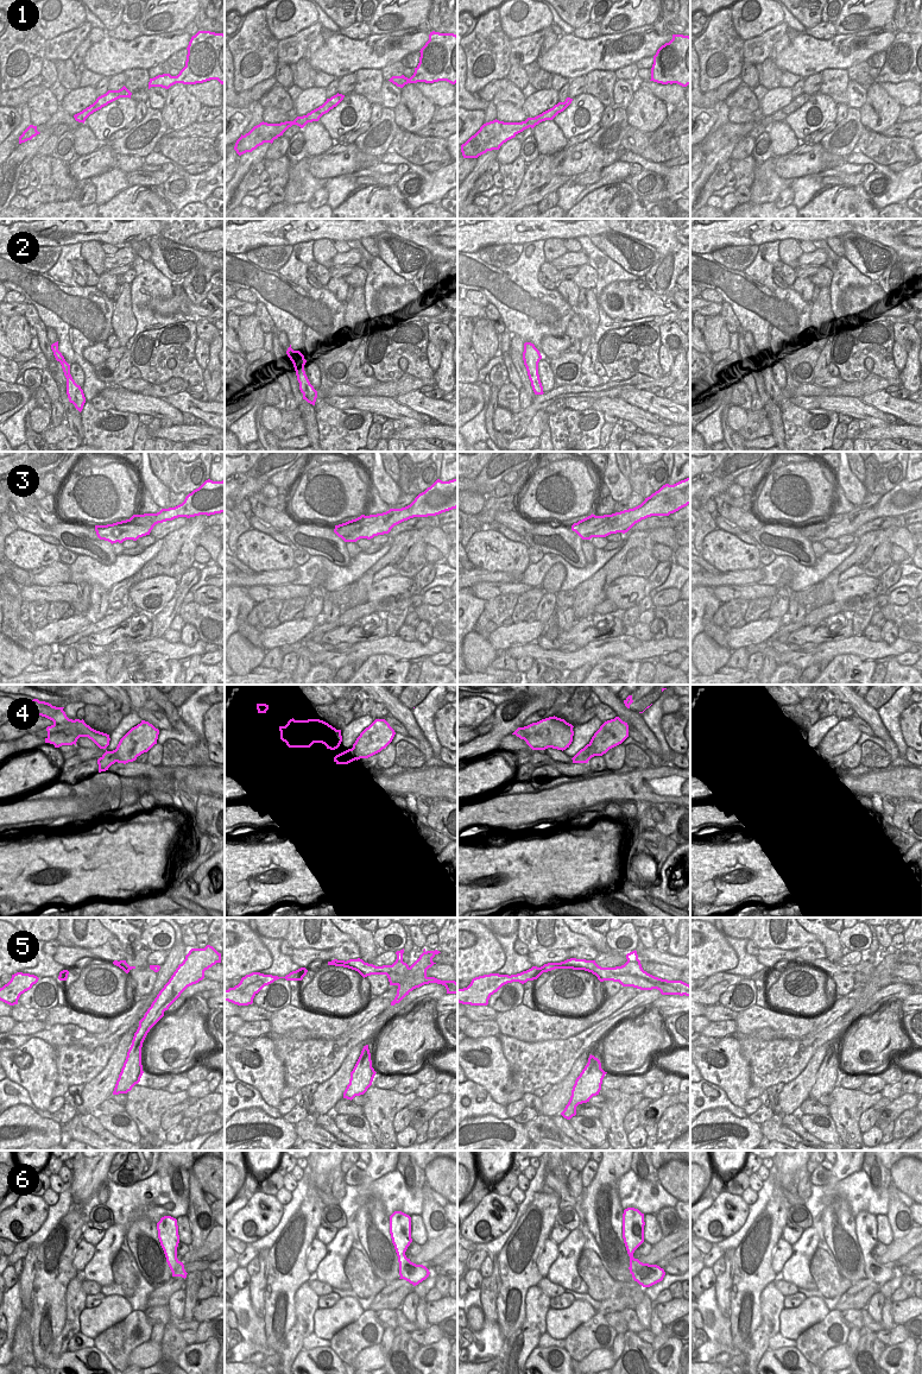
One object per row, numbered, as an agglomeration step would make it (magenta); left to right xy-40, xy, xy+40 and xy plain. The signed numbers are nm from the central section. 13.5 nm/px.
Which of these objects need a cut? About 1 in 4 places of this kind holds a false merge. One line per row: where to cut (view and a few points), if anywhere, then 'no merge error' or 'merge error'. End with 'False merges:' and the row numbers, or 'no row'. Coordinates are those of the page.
1: cut none; no merge error
2: cut xy-40 (64, 359), (60, 361); merge error
3: cut xy-40 (156, 514), (152, 521), (132, 523), (119, 529), (111, 527); merge error
4: cut xy+40 (589, 743), (594, 755); merge error
5: cut xy (410, 968), (408, 977), (398, 985); merge error
6: cut none; no merge error
False merges: 2, 3, 4, 5

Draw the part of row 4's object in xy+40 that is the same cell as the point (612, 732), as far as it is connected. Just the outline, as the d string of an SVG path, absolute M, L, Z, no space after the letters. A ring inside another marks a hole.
M619 717L605 721L594 733L589 744L594 748L594 756L602 756L610 749L621 744L629 737L629 725Z

